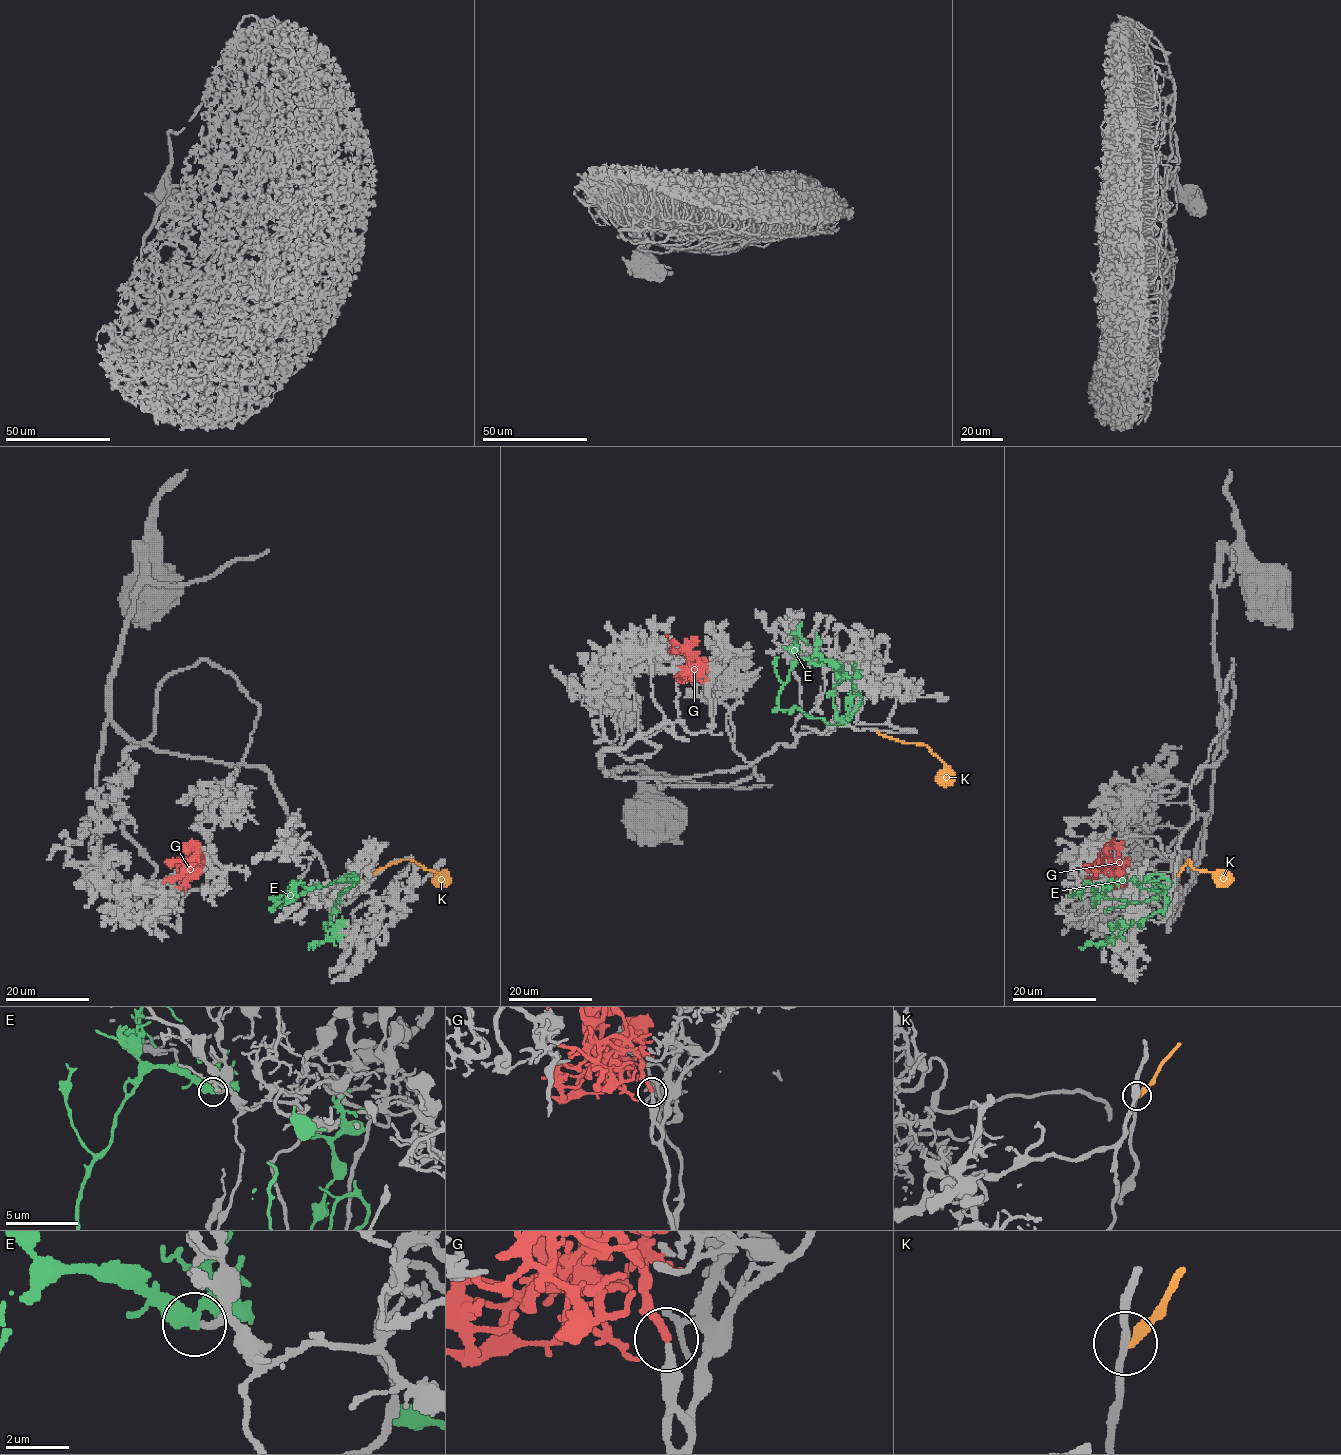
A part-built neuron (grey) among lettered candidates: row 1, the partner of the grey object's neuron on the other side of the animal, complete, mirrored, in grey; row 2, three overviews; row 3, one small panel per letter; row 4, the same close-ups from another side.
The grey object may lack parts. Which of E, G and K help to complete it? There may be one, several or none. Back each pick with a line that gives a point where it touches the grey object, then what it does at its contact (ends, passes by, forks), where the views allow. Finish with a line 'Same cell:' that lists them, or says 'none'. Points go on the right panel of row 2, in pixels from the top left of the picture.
G: (1126, 866) | it ends
Same cell: G

